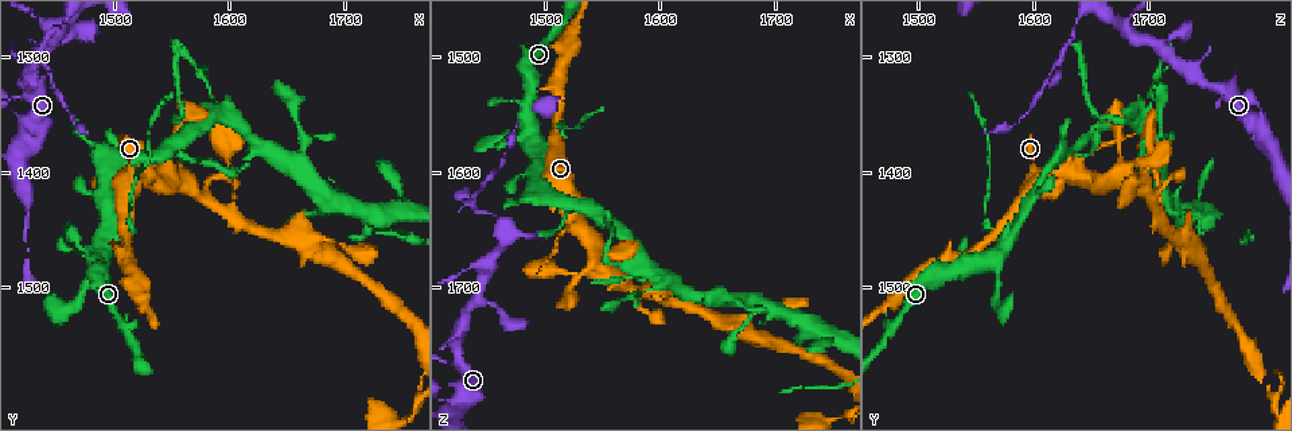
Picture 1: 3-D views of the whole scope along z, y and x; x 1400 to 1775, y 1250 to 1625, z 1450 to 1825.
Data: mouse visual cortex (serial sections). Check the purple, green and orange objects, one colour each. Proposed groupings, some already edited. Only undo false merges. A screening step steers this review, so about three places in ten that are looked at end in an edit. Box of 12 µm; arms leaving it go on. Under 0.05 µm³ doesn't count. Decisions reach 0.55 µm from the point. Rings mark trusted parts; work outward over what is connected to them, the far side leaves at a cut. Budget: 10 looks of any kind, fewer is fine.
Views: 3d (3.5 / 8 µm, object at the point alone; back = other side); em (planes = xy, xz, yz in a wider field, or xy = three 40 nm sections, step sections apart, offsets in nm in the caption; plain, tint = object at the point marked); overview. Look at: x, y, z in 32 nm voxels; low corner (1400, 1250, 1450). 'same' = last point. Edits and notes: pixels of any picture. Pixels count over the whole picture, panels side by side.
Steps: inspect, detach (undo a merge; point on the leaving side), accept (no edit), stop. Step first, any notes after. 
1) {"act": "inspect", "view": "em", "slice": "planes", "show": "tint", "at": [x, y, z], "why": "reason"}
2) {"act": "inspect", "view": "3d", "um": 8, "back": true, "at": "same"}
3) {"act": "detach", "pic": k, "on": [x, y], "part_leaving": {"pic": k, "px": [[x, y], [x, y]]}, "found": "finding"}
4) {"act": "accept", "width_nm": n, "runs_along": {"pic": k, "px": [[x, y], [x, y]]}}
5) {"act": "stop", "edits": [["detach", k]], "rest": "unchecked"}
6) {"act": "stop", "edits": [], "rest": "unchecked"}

{"act": "inspect", "view": "3d", "um": 3.5, "at": [1564, 1362, 1656], "why": "three arms meet"}

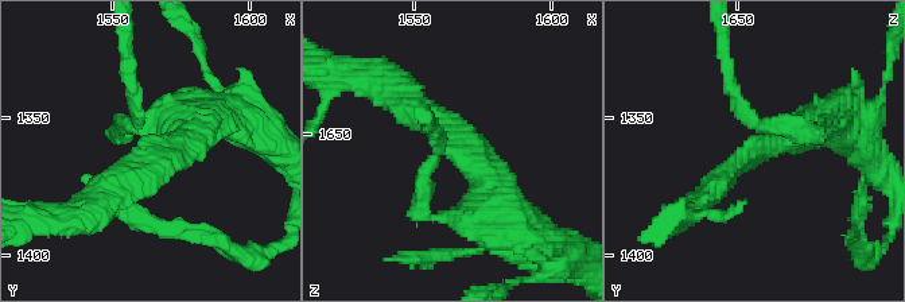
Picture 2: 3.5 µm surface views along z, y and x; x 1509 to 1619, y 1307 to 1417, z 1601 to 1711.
{"act": "inspect", "view": "em", "slice": "xy", "step": 2, "show": "tint", "at": [1563, 1364, 1654], "why": "now the EM"}

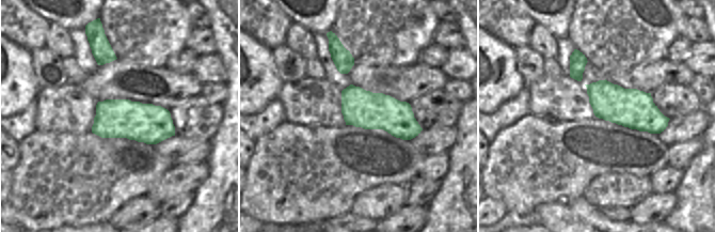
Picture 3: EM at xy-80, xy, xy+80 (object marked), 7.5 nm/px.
{"act": "accept", "runs_along": {"pic": 2, "px": [[395, 95], [486, 177], [507, 208]]}, "found": "continuous, no second cell"}

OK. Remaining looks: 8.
{"act": "inspect", "view": "3d", "um": 3.5, "at": [1600, 1436, 1708], "why": "three arms meet"}

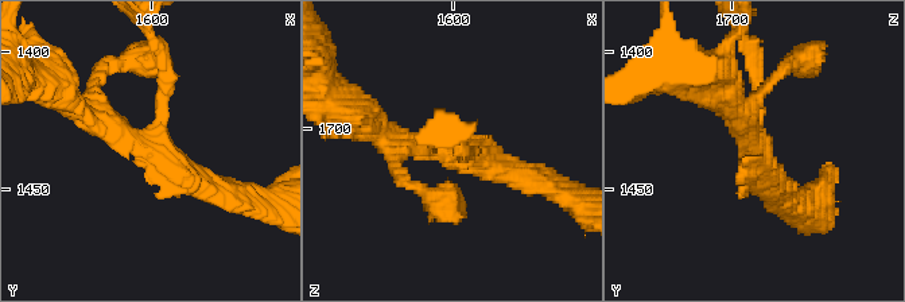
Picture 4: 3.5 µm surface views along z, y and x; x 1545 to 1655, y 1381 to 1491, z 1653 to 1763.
{"act": "inspect", "view": "em", "slice": "planes", "show": "tint", "at": [1598, 1436, 1708], "arms": 3, "arm_widths_nm": [150, 300, 300], "why": "shape alone is not enough"}

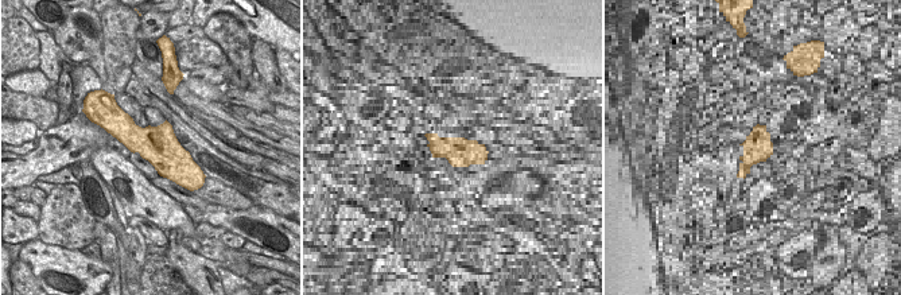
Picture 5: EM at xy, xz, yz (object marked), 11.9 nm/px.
{"act": "accept", "runs_along": {"pic": 4, "px": [[69, 103], [201, 186], [217, 186]]}, "found": "one cell here"}

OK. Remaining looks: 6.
{"act": "inspect", "view": "3d", "um": 8, "at": [1656, 1460, 1732], "why": "two arms in line, one across"}

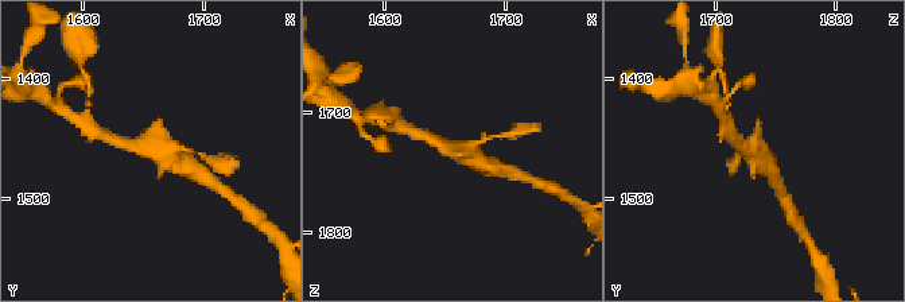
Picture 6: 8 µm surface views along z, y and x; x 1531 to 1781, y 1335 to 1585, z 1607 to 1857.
{"act": "inspect", "view": "3d", "um": 3.5, "at": [1658, 1458, 1732], "why": "closer look"}

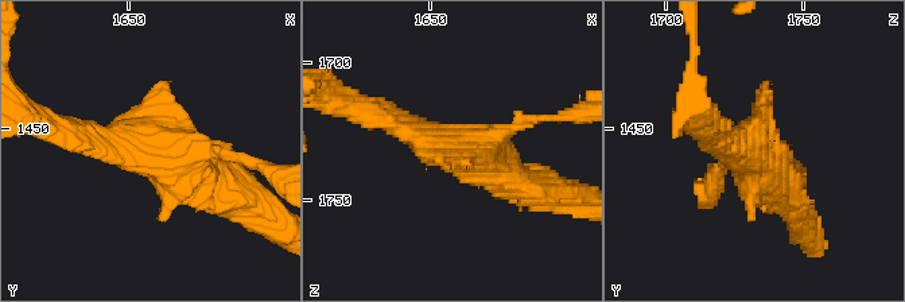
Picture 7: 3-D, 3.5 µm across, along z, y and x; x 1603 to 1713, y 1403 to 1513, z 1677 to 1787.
{"act": "inspect", "view": "em", "slice": "xy", "step": 2, "show": "tint", "at": [1659, 1458, 1730]}

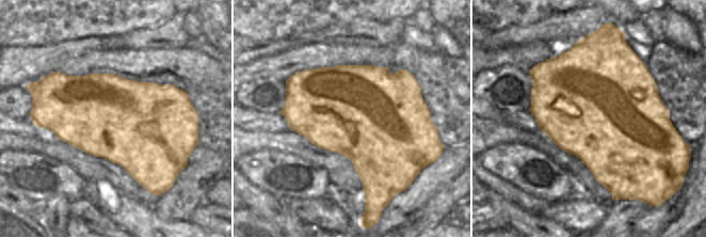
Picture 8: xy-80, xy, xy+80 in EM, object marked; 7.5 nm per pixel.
{"act": "accept", "runs_along": {"pic": 7, "px": [[400, 123], [546, 188]]}, "found": "one cell here"}

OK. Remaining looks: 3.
{"act": "inspect", "view": "3d", "um": 8, "at": [1628, 1378, 1704], "why": "thin neck"}

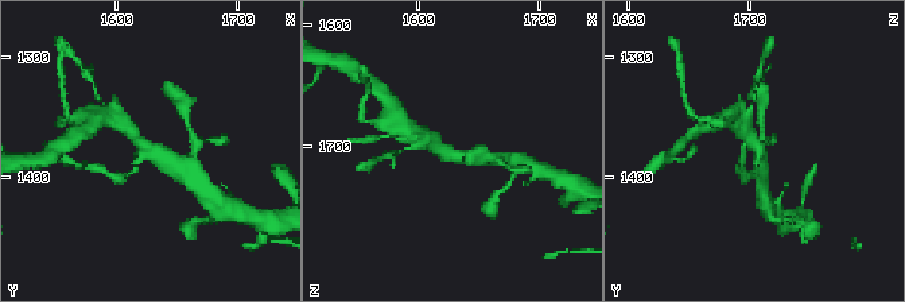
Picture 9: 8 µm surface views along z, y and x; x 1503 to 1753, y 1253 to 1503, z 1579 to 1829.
{"act": "inspect", "view": "3d", "um": 3.5, "at": [1624, 1374, 1706], "why": "closer look"}

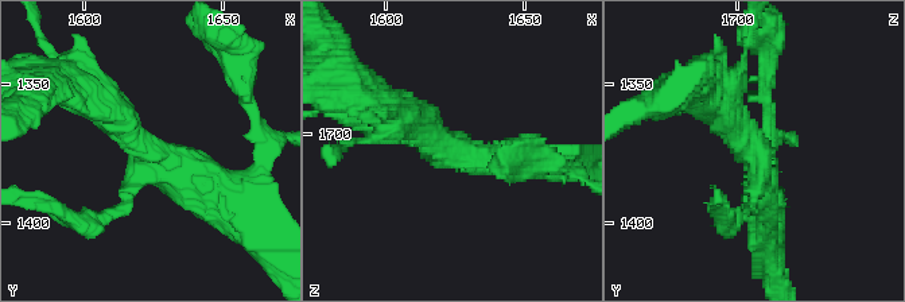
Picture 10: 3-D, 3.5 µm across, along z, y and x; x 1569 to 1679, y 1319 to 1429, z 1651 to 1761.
{"act": "accept", "arm_widths_nm": [150, 400, 400], "runs_along": {"pic": 10, "px": [[93, 96], [229, 204]]}, "found": "continuous, no second cell"}

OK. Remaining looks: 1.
{"act": "stop", "edits": [], "rest": "unchecked"}

